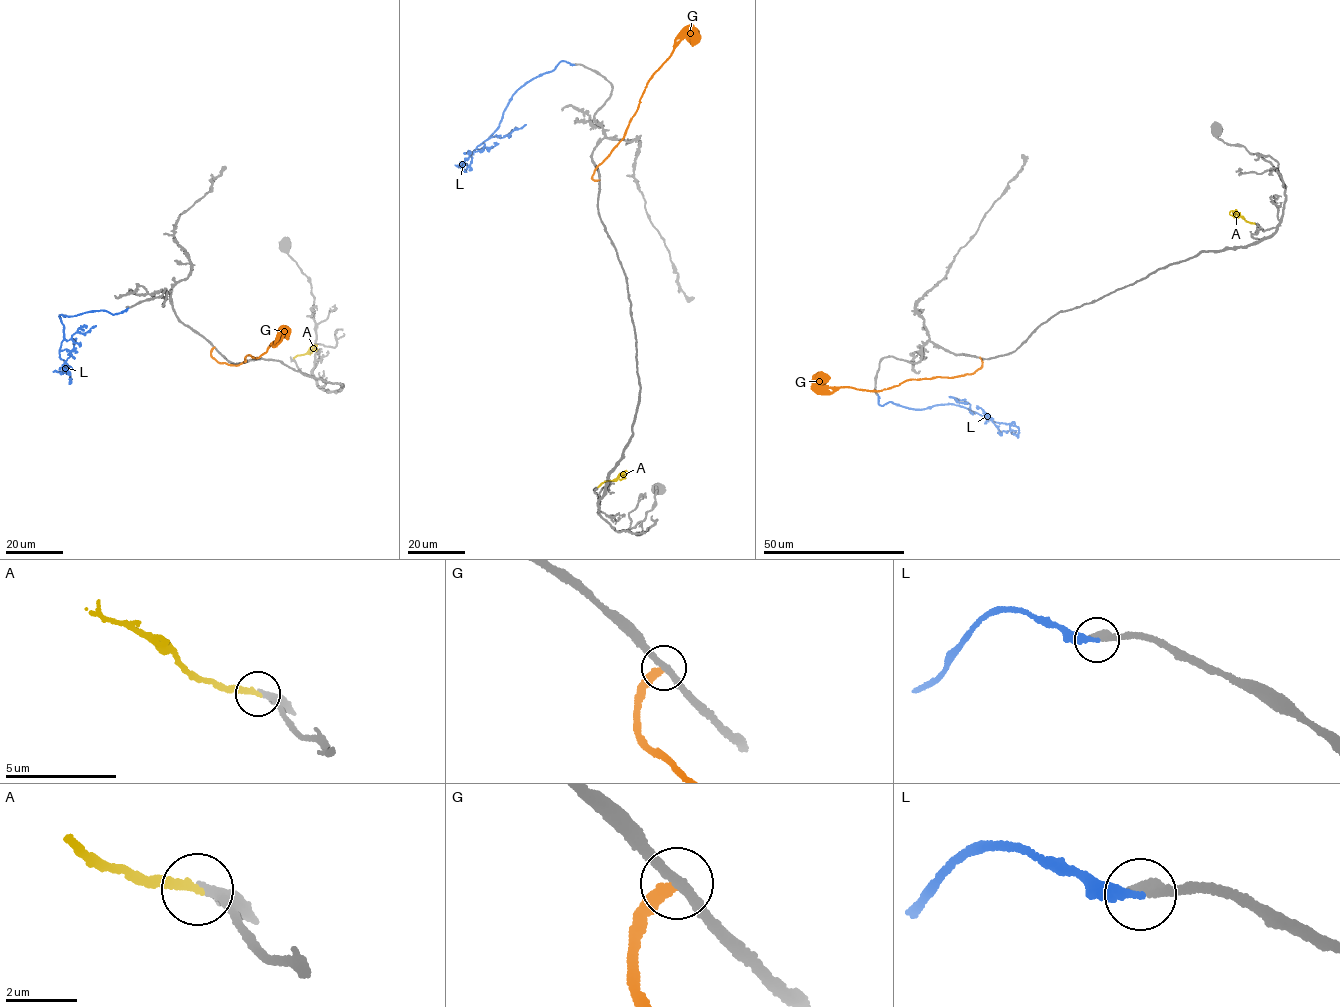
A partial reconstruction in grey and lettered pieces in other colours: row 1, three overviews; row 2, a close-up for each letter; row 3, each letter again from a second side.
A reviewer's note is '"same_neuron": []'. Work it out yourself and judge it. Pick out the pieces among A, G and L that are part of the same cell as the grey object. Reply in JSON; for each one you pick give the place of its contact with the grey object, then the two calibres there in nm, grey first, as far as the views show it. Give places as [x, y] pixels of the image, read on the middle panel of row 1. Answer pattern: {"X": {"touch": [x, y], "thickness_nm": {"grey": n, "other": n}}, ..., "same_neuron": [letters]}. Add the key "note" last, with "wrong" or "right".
{"A": {"touch": [598, 487], "thickness_nm": {"grey": 320, "other": 240}}, "same_neuron": ["A"], "note": "wrong"}

